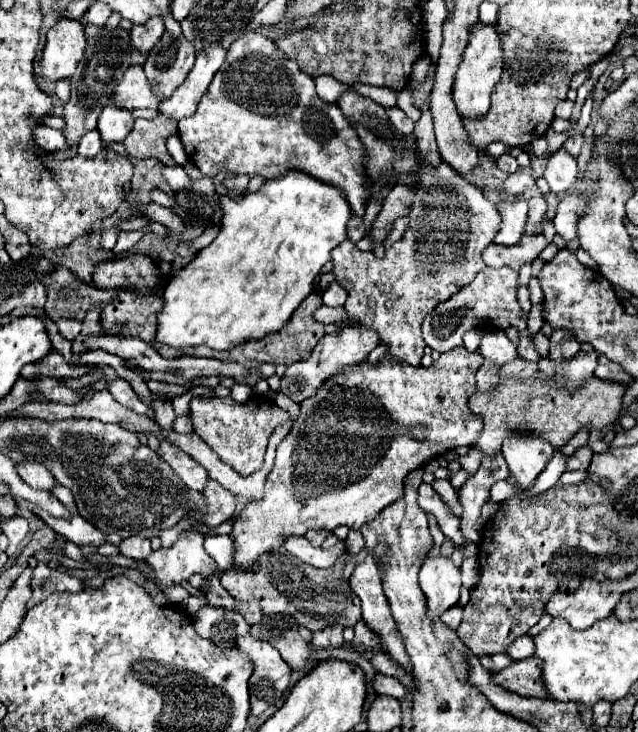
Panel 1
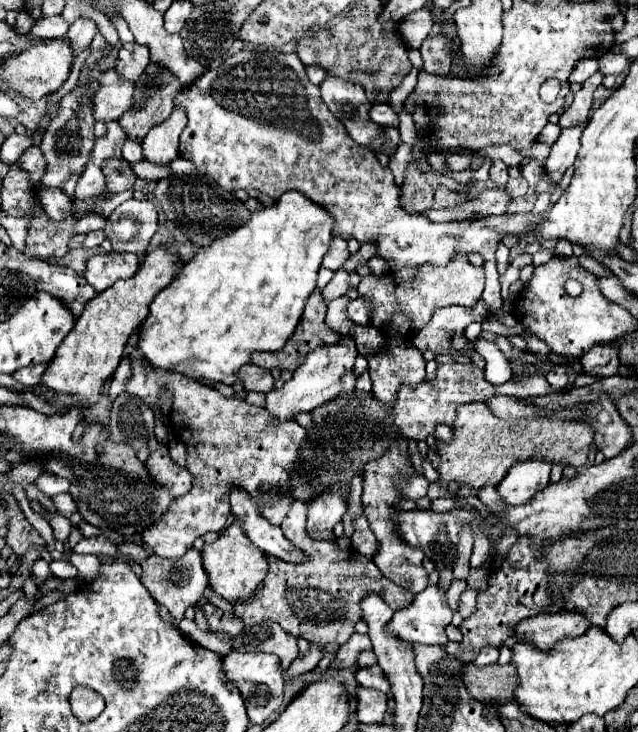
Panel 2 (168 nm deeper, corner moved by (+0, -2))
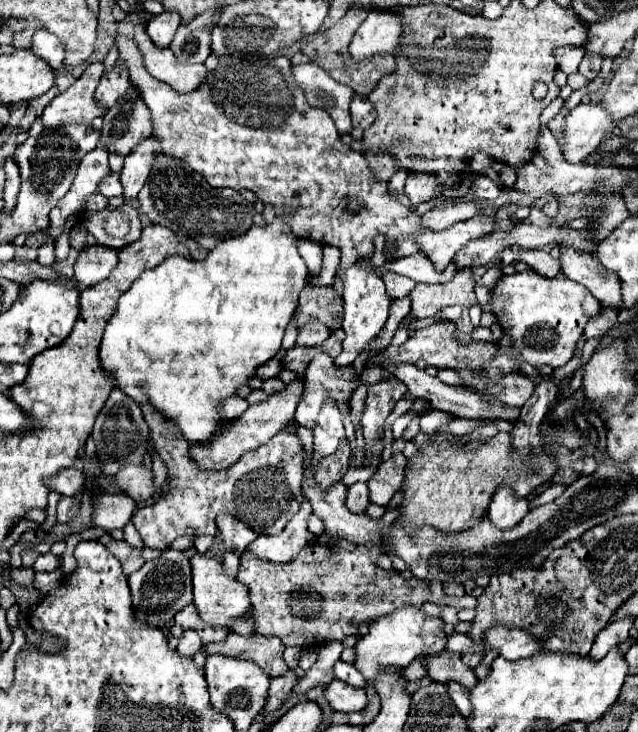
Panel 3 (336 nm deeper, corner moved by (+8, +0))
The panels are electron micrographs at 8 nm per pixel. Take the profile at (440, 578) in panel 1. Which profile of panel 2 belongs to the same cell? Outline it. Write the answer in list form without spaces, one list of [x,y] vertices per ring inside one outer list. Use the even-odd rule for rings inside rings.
[[[428,585],[422,593],[416,595],[414,603],[408,609],[394,611],[394,615],[388,621],[386,629],[394,637],[408,643],[408,647],[412,647],[414,643],[418,643],[418,645],[446,645],[448,643],[446,627],[450,625],[450,621],[452,621],[452,611],[450,611],[450,607],[446,603],[444,591],[438,585]]]

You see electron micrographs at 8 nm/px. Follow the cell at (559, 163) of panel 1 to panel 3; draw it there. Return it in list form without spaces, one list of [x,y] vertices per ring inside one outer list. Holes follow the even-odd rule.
[[[580,103],[566,115],[564,125],[564,143],[562,153],[568,163],[580,163],[588,157],[588,153],[596,151],[600,145],[600,137],[604,137],[604,129],[608,129],[608,113],[600,109],[598,103]]]

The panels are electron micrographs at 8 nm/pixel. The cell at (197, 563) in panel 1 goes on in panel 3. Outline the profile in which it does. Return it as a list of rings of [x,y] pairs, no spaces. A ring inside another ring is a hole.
[[[166,549],[160,557],[146,561],[136,573],[128,577],[130,591],[132,591],[132,605],[136,613],[136,621],[168,629],[172,625],[174,615],[192,603],[192,573],[190,573],[190,559],[186,553],[178,549]]]

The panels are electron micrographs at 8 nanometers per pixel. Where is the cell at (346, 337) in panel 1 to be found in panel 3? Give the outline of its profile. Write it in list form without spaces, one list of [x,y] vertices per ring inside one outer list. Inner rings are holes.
[[[294,379],[286,385],[286,389],[270,395],[266,401],[250,405],[242,415],[226,425],[220,425],[220,429],[216,431],[216,435],[208,441],[208,443],[200,443],[200,445],[192,445],[190,447],[190,455],[192,459],[202,467],[202,469],[224,469],[232,463],[236,463],[240,459],[242,453],[252,451],[264,443],[268,443],[282,427],[284,423],[288,423],[294,417],[294,411],[300,403],[304,395],[304,379]]]

